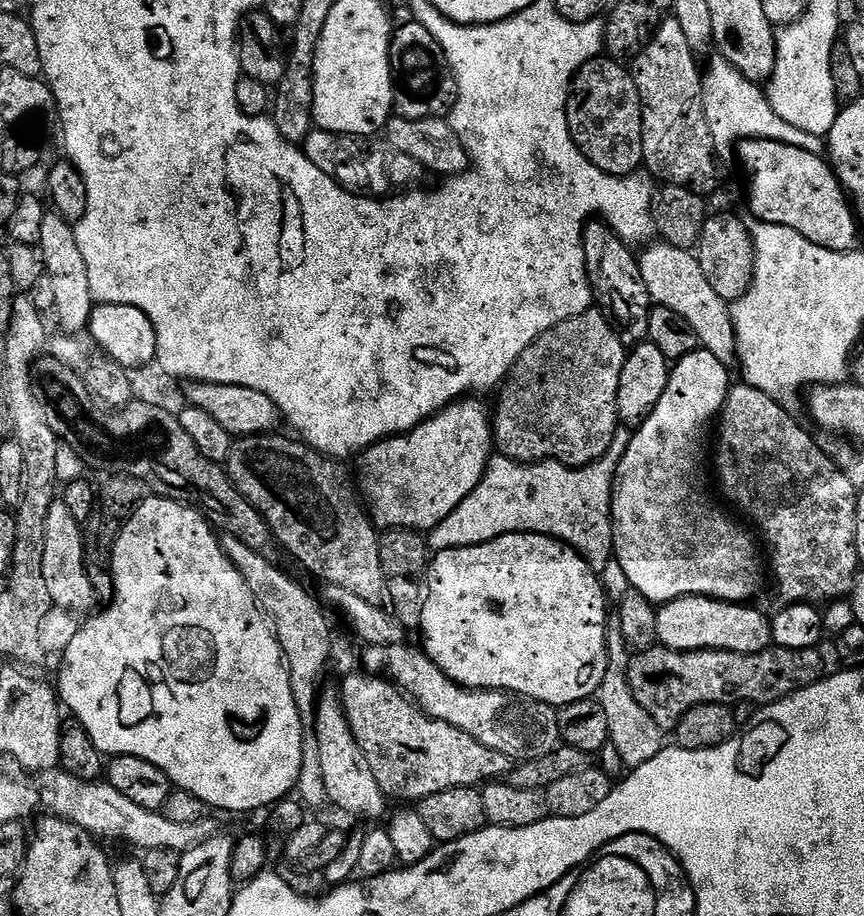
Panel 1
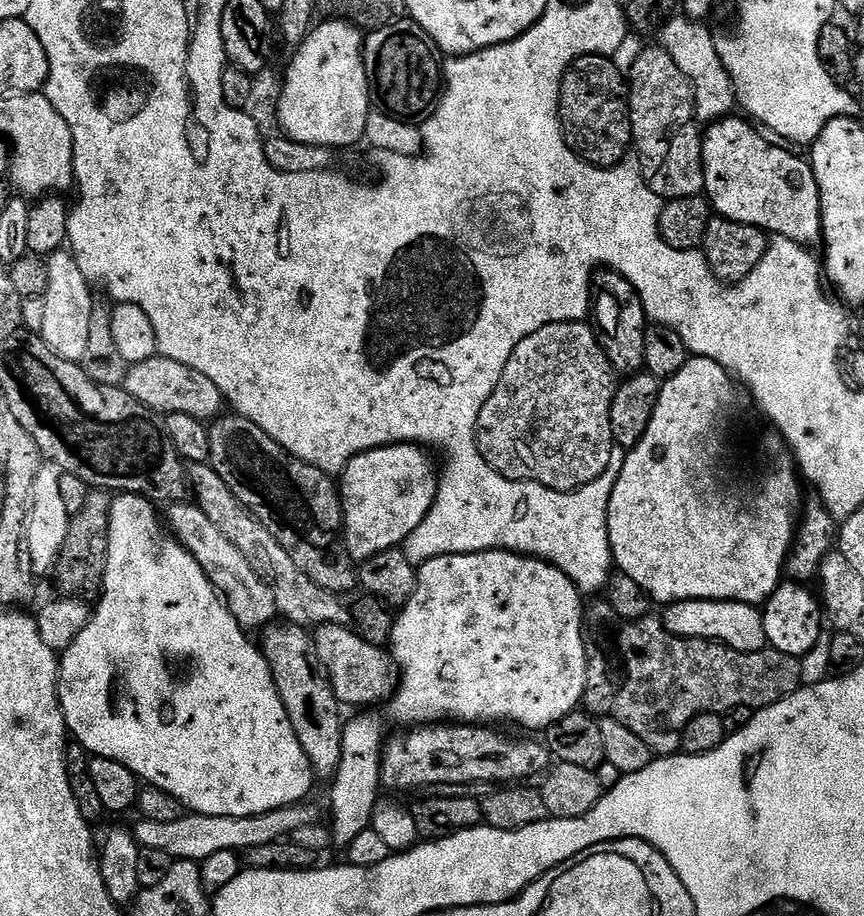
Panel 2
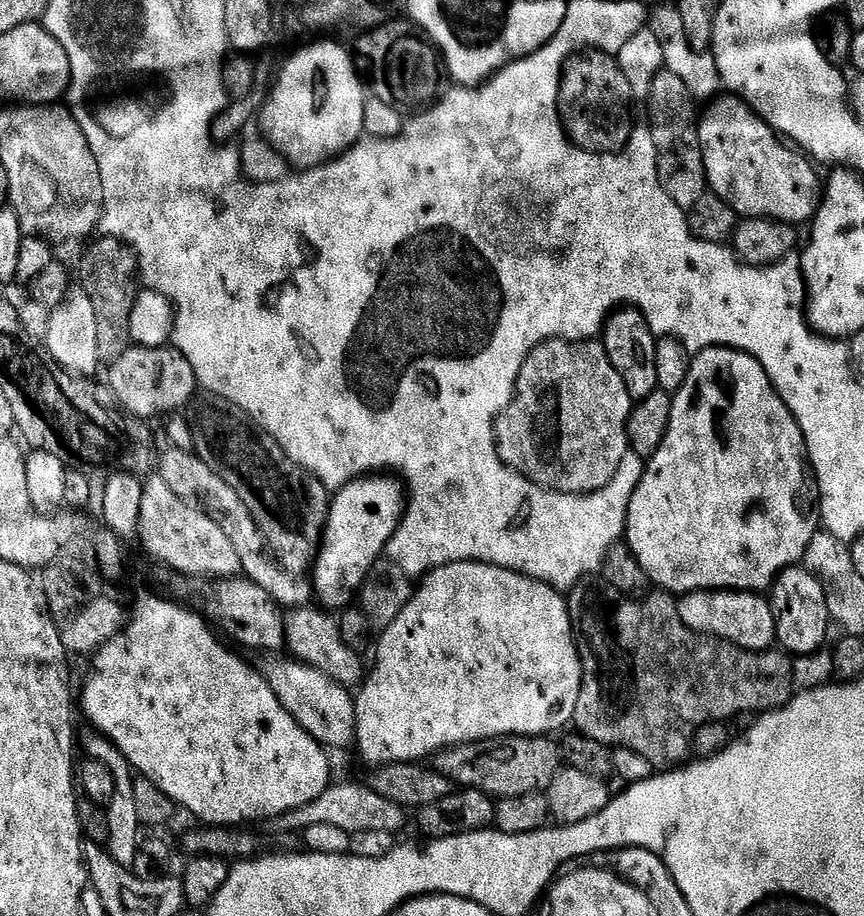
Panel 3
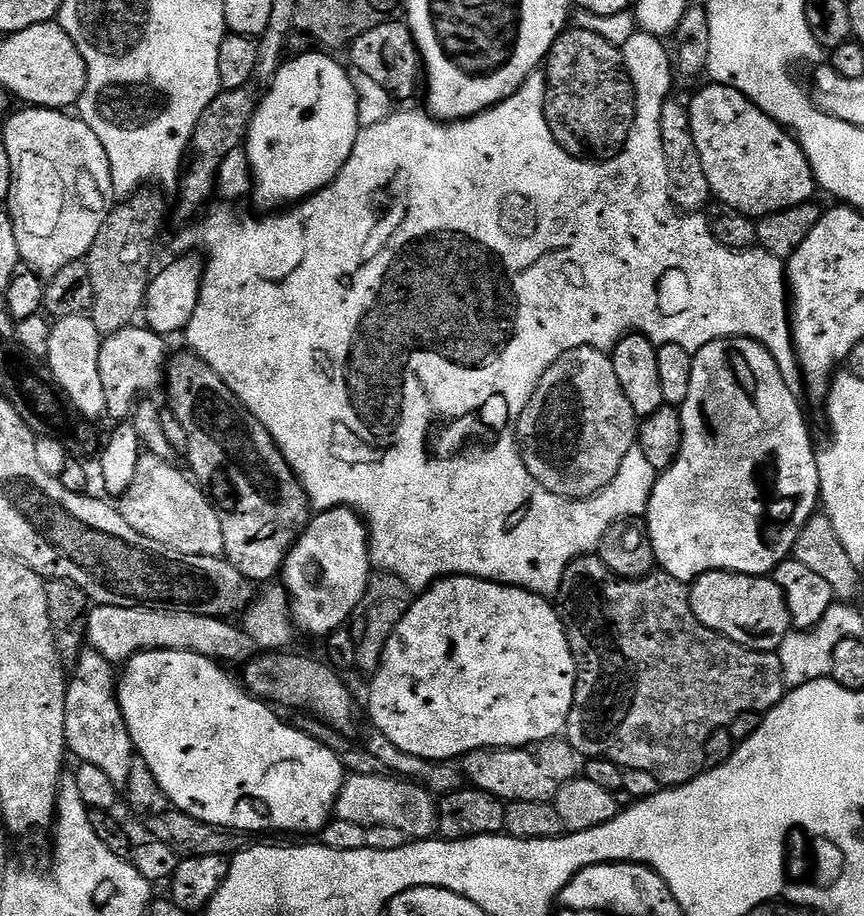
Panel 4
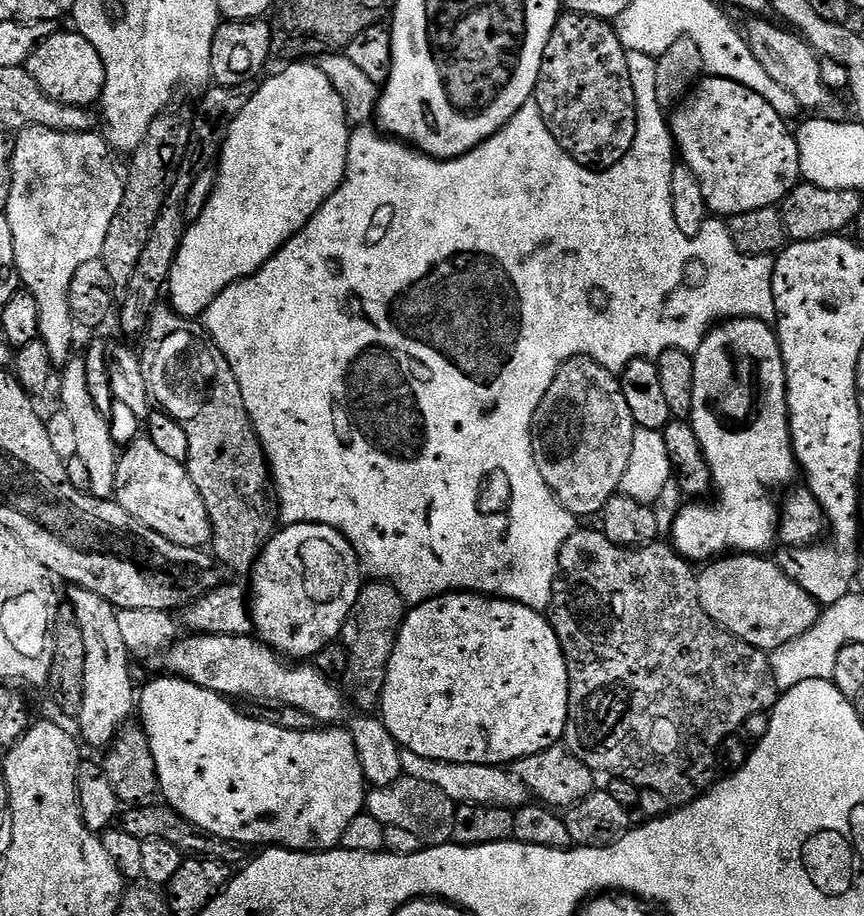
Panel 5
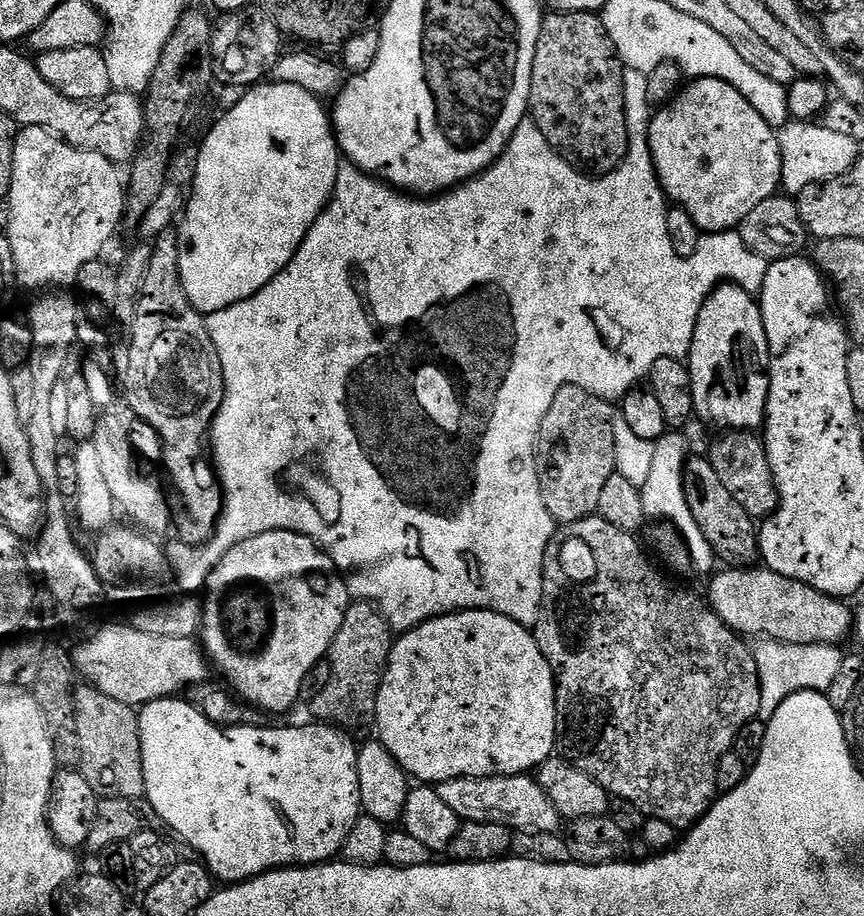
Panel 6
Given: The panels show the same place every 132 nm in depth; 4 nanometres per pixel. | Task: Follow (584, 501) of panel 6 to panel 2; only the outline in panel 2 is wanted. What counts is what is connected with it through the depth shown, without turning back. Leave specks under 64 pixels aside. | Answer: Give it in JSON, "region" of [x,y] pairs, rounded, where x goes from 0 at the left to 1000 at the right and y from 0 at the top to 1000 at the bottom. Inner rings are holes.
{"region":[[[656,349],[637,356],[627,356],[627,360],[613,365],[608,371],[600,373],[600,378],[586,400],[583,410],[579,414],[578,421],[567,430],[563,443],[558,443],[556,455],[551,462],[551,484],[556,487],[556,495],[560,497],[560,503],[573,515],[582,517],[587,524],[616,524],[620,528],[640,533],[647,537],[668,537],[670,533],[676,533],[683,526],[688,526],[697,516],[709,510],[708,492],[714,492],[715,486],[713,468],[708,462],[708,441],[713,438],[714,422],[715,407],[699,384],[691,359],[684,353]]]}

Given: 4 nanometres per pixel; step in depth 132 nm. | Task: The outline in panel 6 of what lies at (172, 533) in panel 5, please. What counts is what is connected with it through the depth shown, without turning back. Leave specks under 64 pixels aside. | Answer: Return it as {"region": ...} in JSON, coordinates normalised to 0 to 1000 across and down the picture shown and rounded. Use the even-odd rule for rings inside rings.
{"region":[[[120,452],[111,460],[111,468],[104,481],[104,488],[111,492],[109,509],[118,513],[123,532],[127,539],[132,539],[132,548],[140,560],[154,563],[162,572],[172,572],[176,576],[185,576],[190,572],[189,559],[193,557],[194,550],[190,547],[190,537],[176,524],[167,520],[157,520],[157,507],[160,499],[153,489],[148,477],[149,464],[142,463],[134,454]]]}

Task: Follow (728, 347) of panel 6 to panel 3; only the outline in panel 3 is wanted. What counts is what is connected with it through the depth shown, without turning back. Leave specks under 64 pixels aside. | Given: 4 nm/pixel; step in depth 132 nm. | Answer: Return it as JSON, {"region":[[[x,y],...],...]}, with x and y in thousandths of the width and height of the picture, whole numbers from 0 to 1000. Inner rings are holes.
{"region":[[[815,380],[804,385],[799,408],[794,408],[794,417],[789,417],[787,425],[779,431],[771,478],[766,478],[766,487],[762,487],[759,495],[749,499],[745,516],[727,553],[725,593],[734,609],[738,609],[743,622],[748,622],[751,634],[760,643],[779,648],[821,644],[880,648],[892,643],[909,622],[929,612],[933,596],[938,596],[938,587],[942,587],[946,580],[947,534],[940,508],[935,504],[935,488],[919,452],[914,452],[910,439],[905,439],[905,434],[898,429],[887,404],[872,389],[855,384],[853,380]]]}

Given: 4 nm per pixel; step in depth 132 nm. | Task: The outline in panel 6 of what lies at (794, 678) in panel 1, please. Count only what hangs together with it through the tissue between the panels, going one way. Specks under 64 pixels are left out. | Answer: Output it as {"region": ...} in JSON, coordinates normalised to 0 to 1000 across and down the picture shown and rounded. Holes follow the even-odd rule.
{"region":[[[686,561],[679,563],[677,568],[671,568],[667,572],[660,572],[649,575],[647,580],[640,584],[639,590],[632,596],[632,605],[630,606],[630,652],[625,658],[625,669],[620,676],[618,682],[618,693],[623,705],[627,710],[627,714],[632,718],[632,723],[638,727],[639,735],[644,741],[644,802],[646,805],[646,817],[650,822],[654,830],[657,830],[666,836],[666,838],[672,838],[678,845],[683,845],[683,849],[688,849],[694,855],[701,864],[704,864],[705,870],[723,872],[727,876],[731,876],[738,884],[745,886],[747,891],[756,895],[765,895],[766,897],[775,897],[775,902],[780,902],[785,906],[795,906],[801,901],[809,897],[810,894],[822,885],[824,879],[829,877],[831,872],[831,866],[829,864],[829,846],[831,845],[831,832],[843,821],[848,820],[854,801],[859,797],[859,793],[863,793],[873,785],[876,785],[881,781],[882,774],[885,772],[884,767],[884,752],[882,750],[882,743],[877,736],[877,727],[875,726],[875,718],[869,706],[865,707],[862,700],[858,698],[853,691],[848,690],[846,686],[841,686],[840,682],[829,672],[829,669],[824,667],[823,663],[814,654],[810,655],[806,651],[800,651],[796,646],[786,646],[782,642],[777,642],[775,639],[769,634],[769,629],[758,620],[757,617],[750,612],[748,604],[741,599],[741,594],[736,591],[737,586],[730,581],[721,581],[715,579],[711,574],[706,574],[706,570],[701,570],[693,561]],[[656,590],[676,590],[678,597],[685,602],[685,611],[690,615],[690,634],[685,633],[682,638],[666,638],[660,630],[653,626],[653,616],[648,610],[653,607],[653,593]]]}

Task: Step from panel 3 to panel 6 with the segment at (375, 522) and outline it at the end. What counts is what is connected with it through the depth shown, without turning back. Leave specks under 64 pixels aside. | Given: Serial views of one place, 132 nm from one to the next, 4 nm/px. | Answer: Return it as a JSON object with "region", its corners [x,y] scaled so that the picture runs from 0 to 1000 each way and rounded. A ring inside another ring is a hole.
{"region":[[[344,581],[299,583],[299,587],[275,592],[275,596],[265,600],[252,618],[248,618],[241,628],[240,646],[241,652],[234,655],[234,706],[249,733],[251,729],[264,741],[263,750],[307,777],[323,779],[340,772],[356,737],[365,731],[369,721],[378,717],[405,658],[403,639],[378,603],[358,585]],[[263,680],[292,681],[292,694],[278,686],[264,691]]]}

